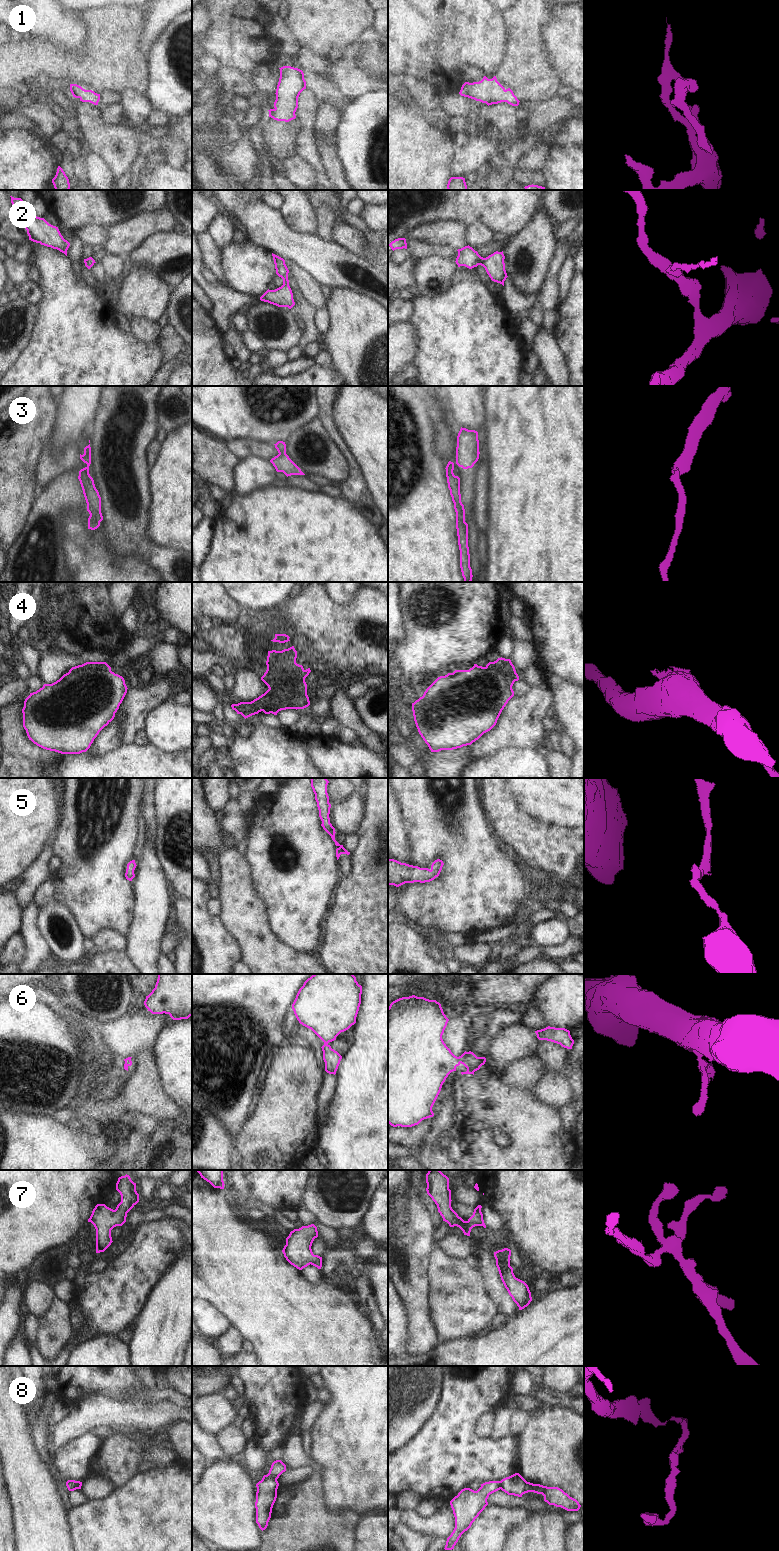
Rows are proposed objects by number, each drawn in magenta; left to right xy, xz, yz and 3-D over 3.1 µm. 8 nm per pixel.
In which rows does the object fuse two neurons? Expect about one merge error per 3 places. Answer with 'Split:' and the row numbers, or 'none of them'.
Split: 3, 8

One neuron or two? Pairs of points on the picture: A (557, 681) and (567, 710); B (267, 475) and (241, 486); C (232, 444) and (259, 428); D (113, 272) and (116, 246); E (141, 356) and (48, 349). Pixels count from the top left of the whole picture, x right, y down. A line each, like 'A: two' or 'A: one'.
A: one
B: one
C: two
D: two
E: one

